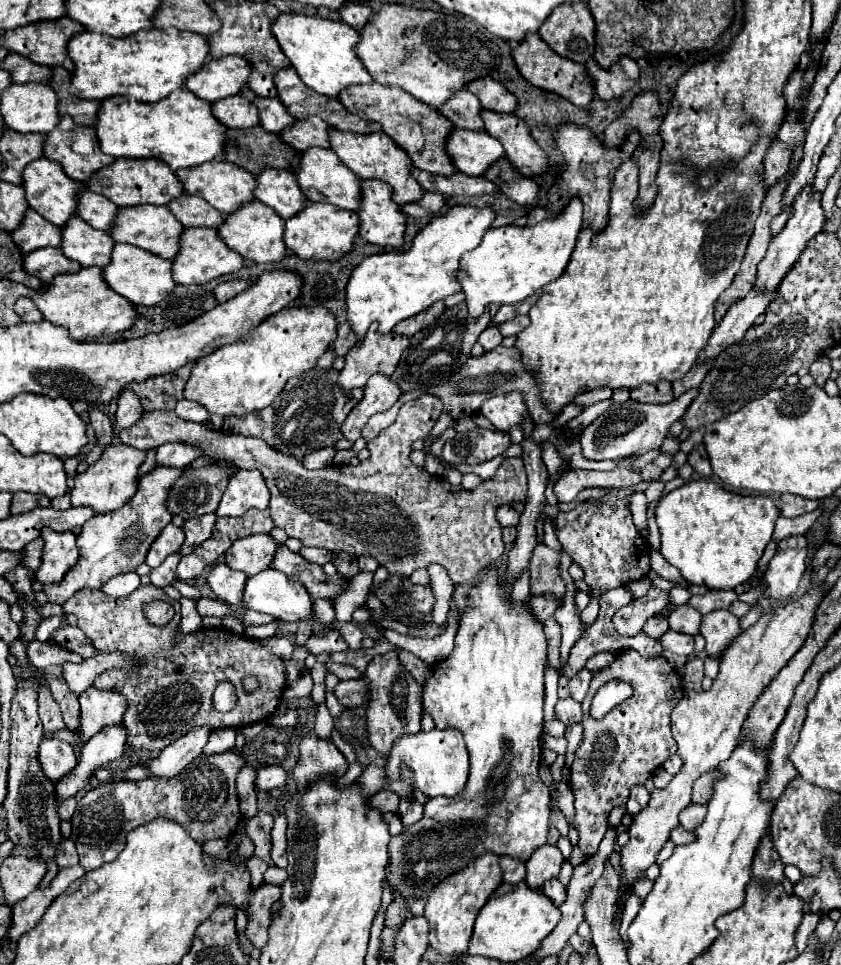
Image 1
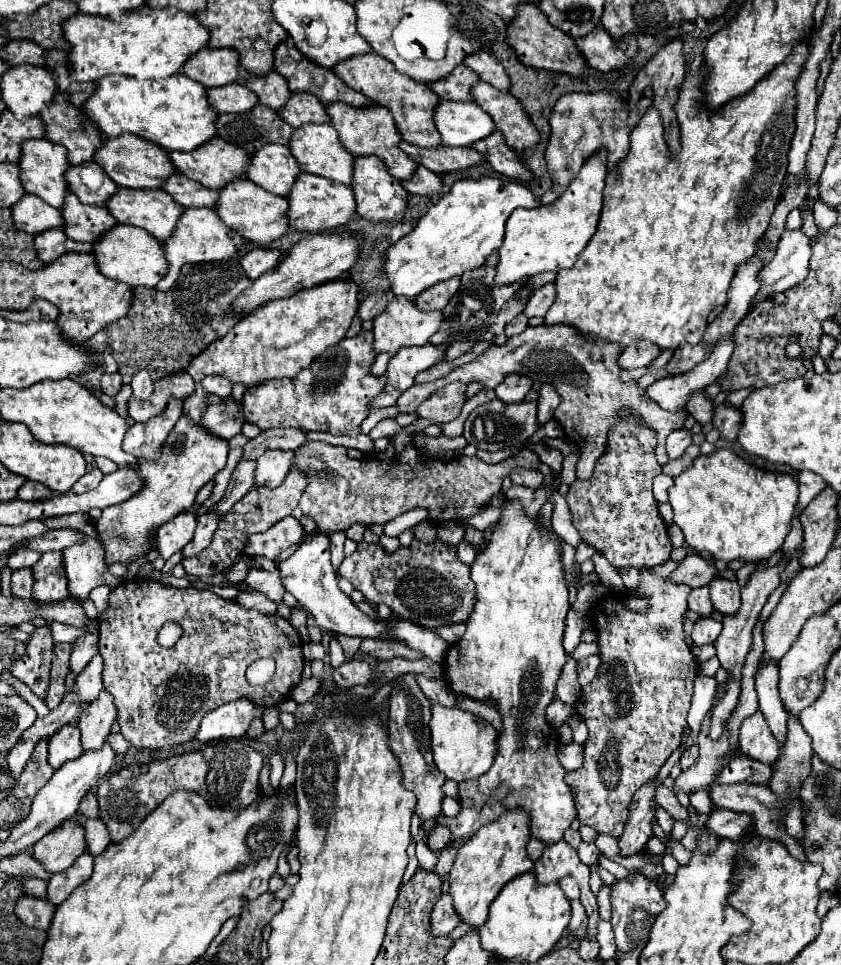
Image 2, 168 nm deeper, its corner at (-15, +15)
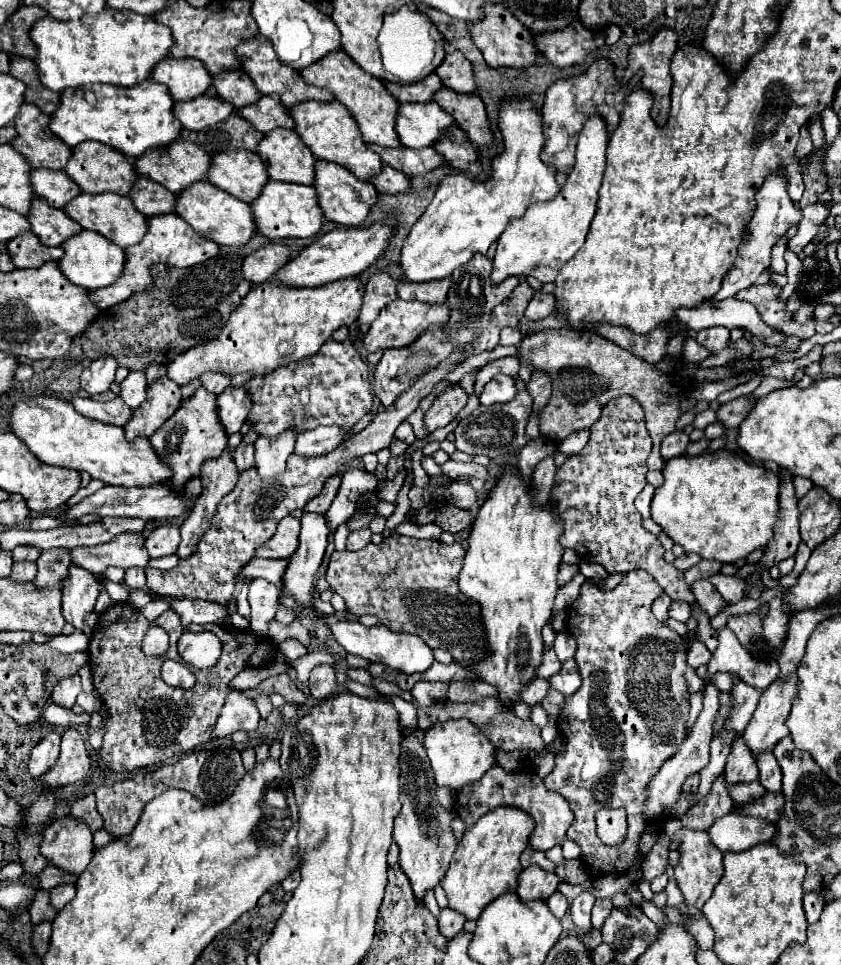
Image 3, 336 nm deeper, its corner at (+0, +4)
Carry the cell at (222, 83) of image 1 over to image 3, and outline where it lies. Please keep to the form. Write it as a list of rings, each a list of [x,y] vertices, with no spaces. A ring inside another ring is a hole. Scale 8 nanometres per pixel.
[[[168,56],[154,68],[152,80],[166,84],[174,100],[180,102],[202,96],[212,84],[212,74],[204,68],[204,64],[200,64],[200,60],[192,58],[176,60]]]

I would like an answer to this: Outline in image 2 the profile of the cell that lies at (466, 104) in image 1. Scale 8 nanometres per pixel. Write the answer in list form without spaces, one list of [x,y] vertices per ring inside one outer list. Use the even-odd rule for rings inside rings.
[[[457,65],[447,77],[429,83],[429,87],[435,95],[439,95],[439,99],[473,101],[473,97],[471,97],[473,81],[479,81],[475,77],[475,73],[471,73],[471,69],[467,69],[465,65]]]

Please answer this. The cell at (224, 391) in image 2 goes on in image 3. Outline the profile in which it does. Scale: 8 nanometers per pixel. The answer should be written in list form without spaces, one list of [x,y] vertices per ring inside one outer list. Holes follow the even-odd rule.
[[[204,372],[200,376],[200,384],[202,384],[202,388],[206,388],[212,394],[220,394],[226,386],[230,386],[230,378],[224,374],[218,374],[218,372]]]

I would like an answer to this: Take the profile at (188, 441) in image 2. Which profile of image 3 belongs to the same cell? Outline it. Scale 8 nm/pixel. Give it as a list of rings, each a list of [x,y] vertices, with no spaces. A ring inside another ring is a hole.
[[[198,388],[188,400],[184,400],[180,404],[180,408],[174,412],[174,416],[164,422],[164,426],[152,436],[150,442],[152,442],[154,452],[160,458],[166,458],[166,464],[172,468],[172,480],[166,484],[172,484],[172,488],[184,488],[192,478],[200,478],[200,468],[204,466],[204,460],[212,460],[220,452],[224,452],[226,440],[228,440],[228,436],[224,434],[224,428],[220,426],[218,416],[216,416],[216,394],[210,394],[204,388]]]

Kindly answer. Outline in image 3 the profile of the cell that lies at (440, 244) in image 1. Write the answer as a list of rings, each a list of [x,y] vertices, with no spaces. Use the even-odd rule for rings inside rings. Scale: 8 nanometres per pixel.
[[[508,102],[500,110],[500,130],[504,136],[504,152],[494,158],[494,174],[486,182],[470,180],[458,176],[446,176],[442,180],[440,188],[436,190],[430,206],[420,216],[420,220],[412,226],[408,238],[404,240],[402,252],[400,252],[400,270],[402,278],[408,282],[428,282],[428,280],[440,280],[448,278],[456,268],[464,266],[468,260],[472,260],[476,254],[486,254],[492,242],[504,232],[508,220],[524,216],[530,204],[534,202],[546,202],[552,200],[558,194],[558,184],[554,180],[556,172],[554,168],[546,166],[540,160],[540,152],[544,148],[544,134],[542,134],[542,118],[540,112],[534,110],[530,102]]]

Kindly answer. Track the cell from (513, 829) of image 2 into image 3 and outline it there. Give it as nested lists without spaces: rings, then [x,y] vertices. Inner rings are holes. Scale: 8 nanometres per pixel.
[[[500,806],[486,816],[482,816],[472,830],[464,832],[462,840],[458,842],[458,848],[454,852],[452,864],[440,882],[440,886],[446,892],[448,906],[460,914],[464,914],[468,920],[478,920],[482,910],[496,900],[498,896],[506,892],[516,892],[518,876],[522,872],[520,866],[520,854],[528,846],[528,836],[534,828],[532,818],[516,808]]]

